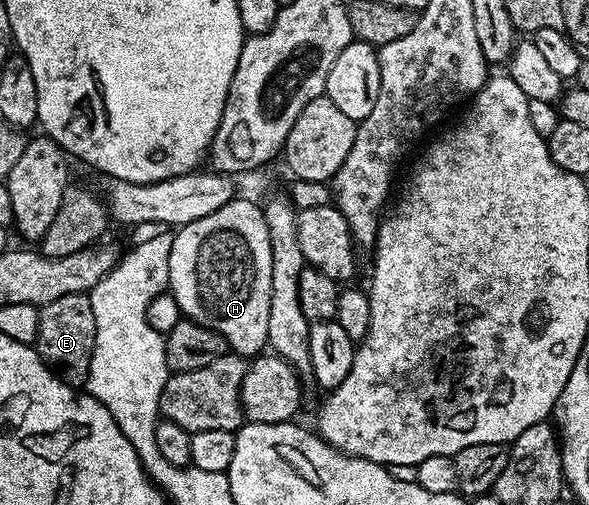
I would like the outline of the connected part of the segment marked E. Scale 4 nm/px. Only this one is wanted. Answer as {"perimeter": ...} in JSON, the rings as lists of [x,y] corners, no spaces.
{"perimeter":[[[65,294],[65,298],[57,298],[57,302],[39,308],[39,325],[33,347],[43,363],[66,384],[86,385],[94,345],[95,319],[90,295]]]}

